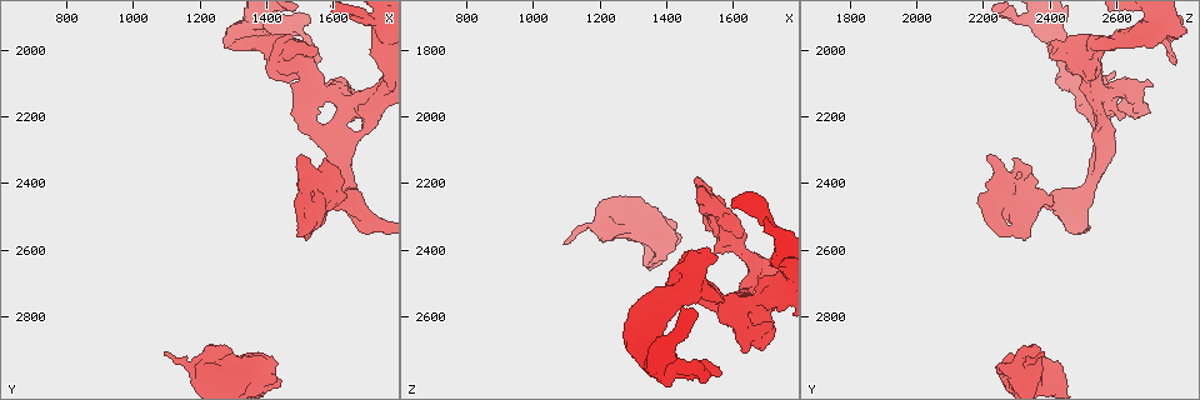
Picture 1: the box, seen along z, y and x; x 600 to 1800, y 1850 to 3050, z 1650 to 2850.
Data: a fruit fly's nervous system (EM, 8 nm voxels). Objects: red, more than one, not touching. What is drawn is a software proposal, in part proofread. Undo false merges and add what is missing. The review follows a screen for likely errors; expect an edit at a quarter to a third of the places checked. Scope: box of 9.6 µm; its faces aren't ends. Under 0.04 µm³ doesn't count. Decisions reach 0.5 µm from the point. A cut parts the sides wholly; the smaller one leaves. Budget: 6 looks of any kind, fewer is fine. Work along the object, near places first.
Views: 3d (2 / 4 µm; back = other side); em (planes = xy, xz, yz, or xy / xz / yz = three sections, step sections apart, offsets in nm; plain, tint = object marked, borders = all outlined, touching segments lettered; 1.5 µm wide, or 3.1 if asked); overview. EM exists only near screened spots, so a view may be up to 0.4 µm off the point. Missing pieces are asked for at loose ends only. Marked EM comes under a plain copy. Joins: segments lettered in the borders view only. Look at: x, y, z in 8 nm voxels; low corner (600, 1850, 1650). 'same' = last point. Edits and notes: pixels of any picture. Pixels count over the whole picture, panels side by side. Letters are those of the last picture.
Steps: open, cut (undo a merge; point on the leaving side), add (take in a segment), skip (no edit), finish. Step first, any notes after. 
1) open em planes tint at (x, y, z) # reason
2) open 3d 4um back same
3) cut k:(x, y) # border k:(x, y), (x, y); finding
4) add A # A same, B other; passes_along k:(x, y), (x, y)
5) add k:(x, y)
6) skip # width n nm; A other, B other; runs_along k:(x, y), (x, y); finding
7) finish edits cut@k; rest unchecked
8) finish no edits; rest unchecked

open em xz step 8 borders at (1340, 1960, 2640) # closes a loop

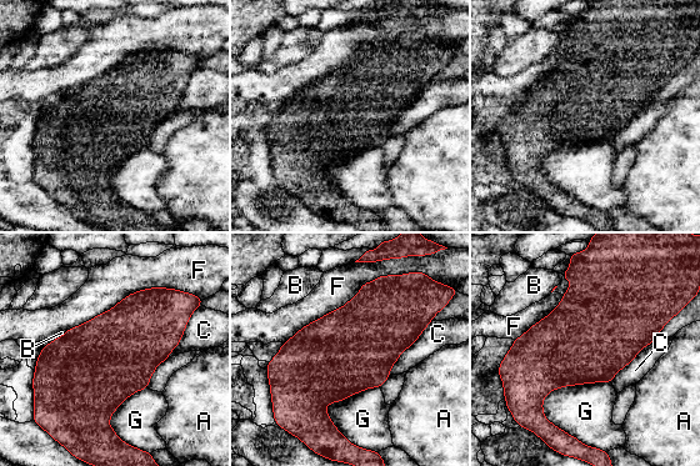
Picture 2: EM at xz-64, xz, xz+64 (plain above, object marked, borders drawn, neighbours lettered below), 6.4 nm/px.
open em planes borders same

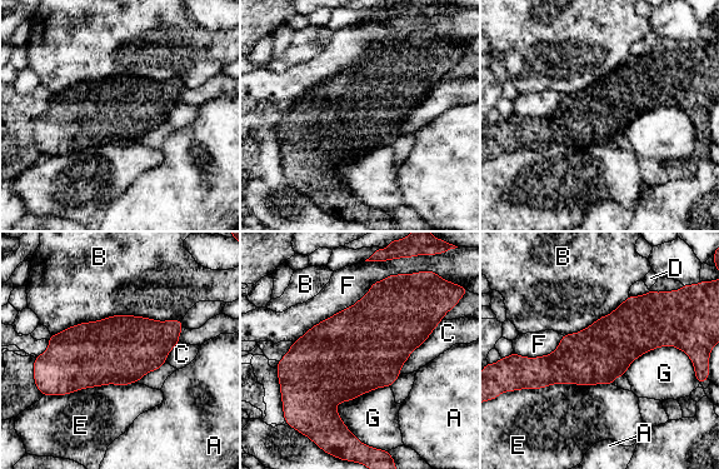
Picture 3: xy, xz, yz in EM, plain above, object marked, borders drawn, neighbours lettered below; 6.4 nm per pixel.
skip # longest_contact B 850 nm; A other, B other, C other, D other, E other, F other, G other; border 3:(180, 319), (110, 315), (51, 335); continuous, no second neuron

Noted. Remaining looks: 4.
open em planes borders at (1540, 2040, 2770)

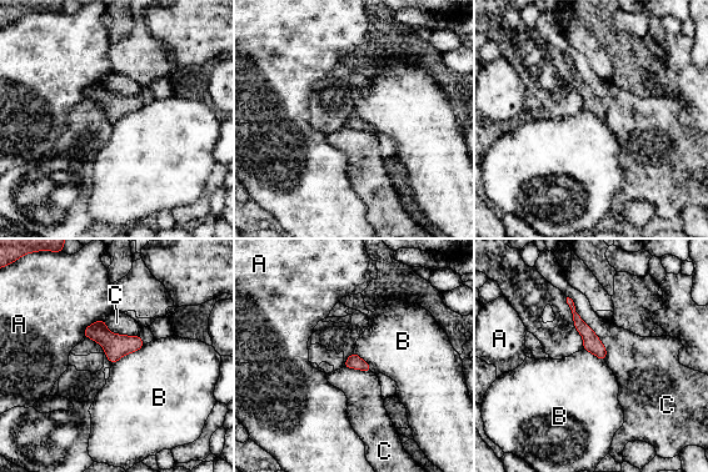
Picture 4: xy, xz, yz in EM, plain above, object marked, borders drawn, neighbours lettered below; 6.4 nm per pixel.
skip # longest_contact C 480 nm; A other, B other, C other; runs_along 4:(577, 320), (603, 355); none of them fits

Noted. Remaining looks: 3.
open em xz step 8 tint at (1400, 2950, 2420) # thick end

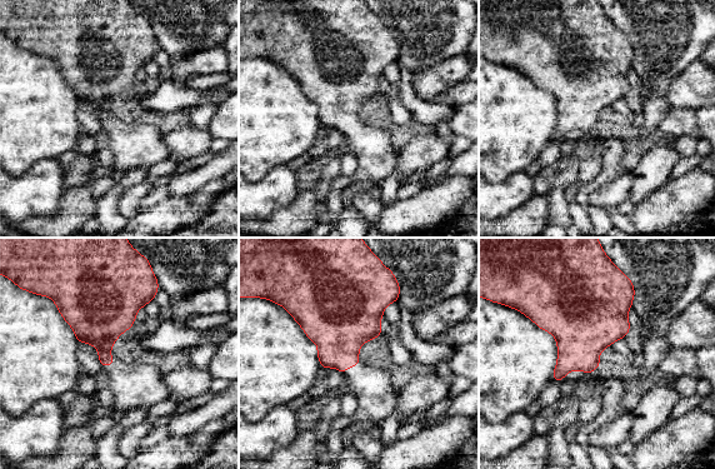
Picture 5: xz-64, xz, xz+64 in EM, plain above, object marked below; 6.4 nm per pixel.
open em planes borders same

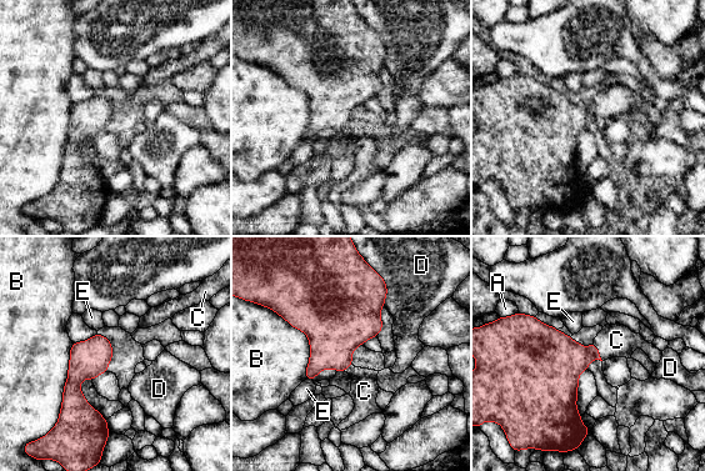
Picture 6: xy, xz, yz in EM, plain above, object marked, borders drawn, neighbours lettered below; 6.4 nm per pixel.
add C # longest_contact B 550 nm; A other, B other, C same, D other, E other; it goes on there

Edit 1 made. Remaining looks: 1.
finish edits add@6; rest unchecked

